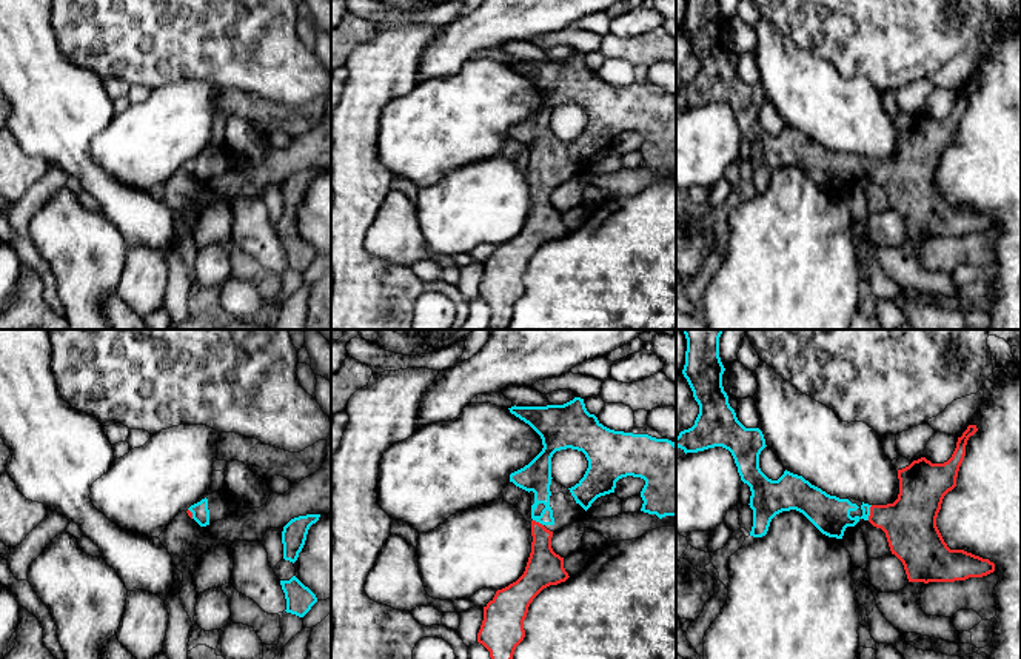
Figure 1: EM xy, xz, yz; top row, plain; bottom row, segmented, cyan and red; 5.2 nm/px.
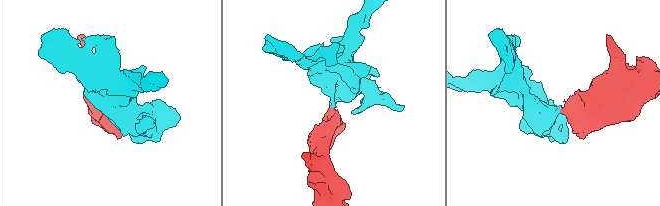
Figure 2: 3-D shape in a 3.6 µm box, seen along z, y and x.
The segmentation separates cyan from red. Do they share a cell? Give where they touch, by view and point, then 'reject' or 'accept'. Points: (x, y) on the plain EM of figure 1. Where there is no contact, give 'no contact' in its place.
meets cyan in yz at (869, 168); accept

